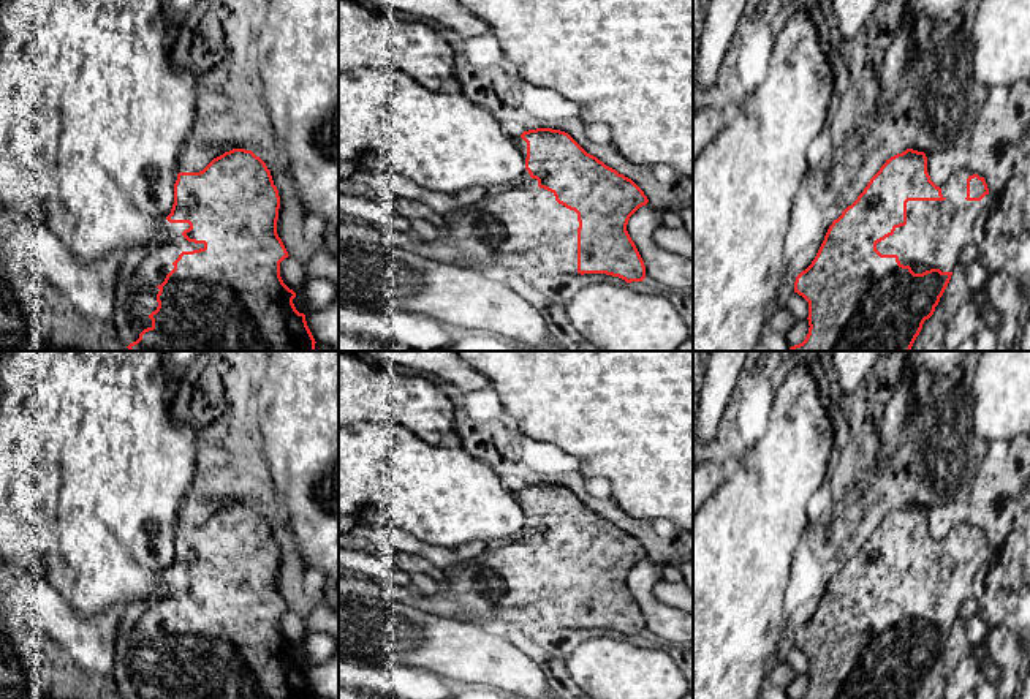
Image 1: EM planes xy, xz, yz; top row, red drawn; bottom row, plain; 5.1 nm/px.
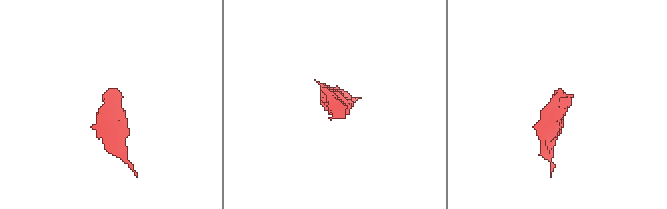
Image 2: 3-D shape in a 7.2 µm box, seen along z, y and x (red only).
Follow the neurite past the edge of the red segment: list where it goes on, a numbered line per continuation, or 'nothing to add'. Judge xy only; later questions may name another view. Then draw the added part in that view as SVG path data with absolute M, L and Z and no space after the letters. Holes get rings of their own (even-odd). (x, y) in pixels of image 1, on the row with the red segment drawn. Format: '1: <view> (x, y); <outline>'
1: xy (141, 271); M165 213L160 221L163 239L146 248L131 250L119 266L115 302L112 313L112 337L117 345L128 346L139 334L152 327L149 315L157 310L158 285L174 269L172 263L182 251L204 248L204 244L188 242L182 232L188 223L169 223Z

